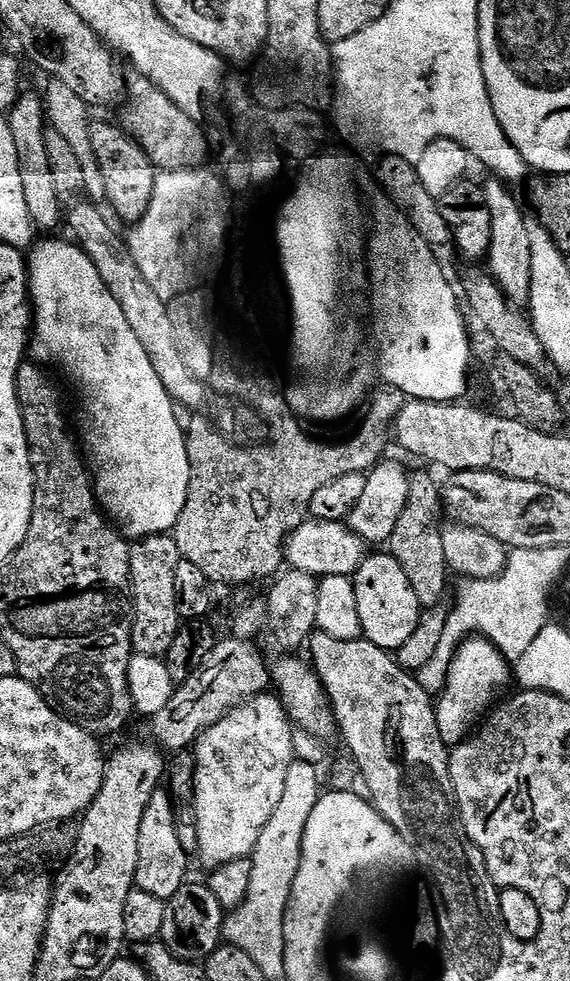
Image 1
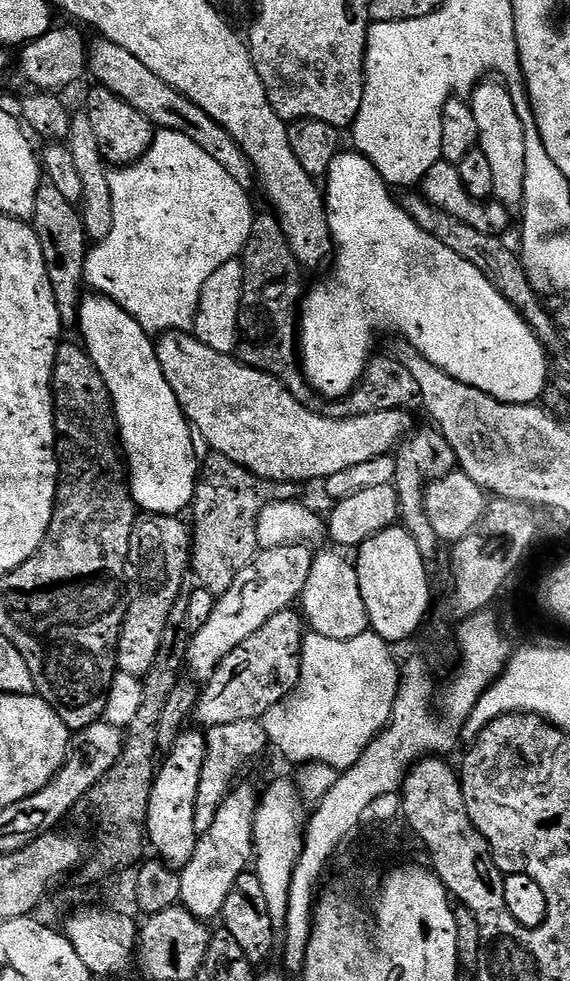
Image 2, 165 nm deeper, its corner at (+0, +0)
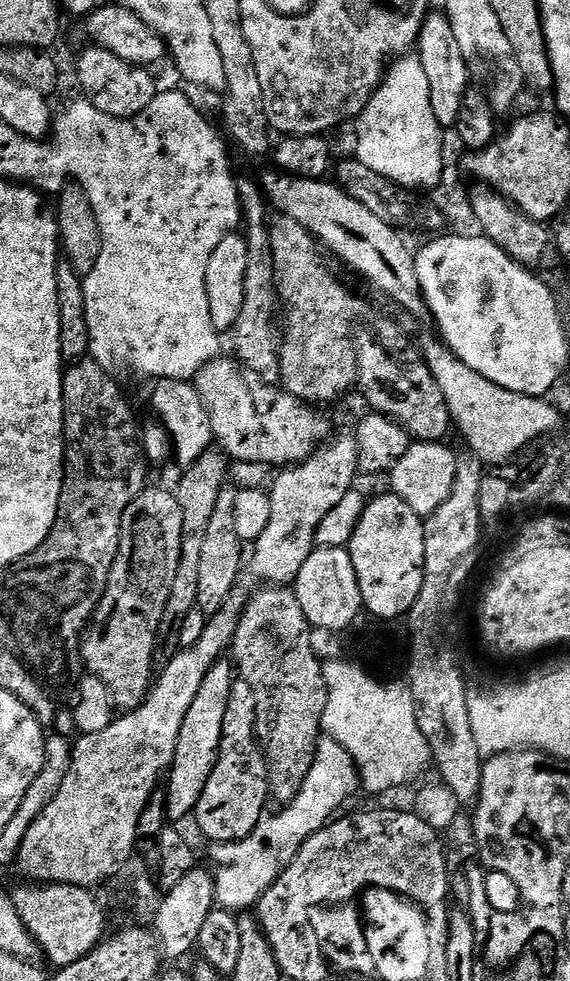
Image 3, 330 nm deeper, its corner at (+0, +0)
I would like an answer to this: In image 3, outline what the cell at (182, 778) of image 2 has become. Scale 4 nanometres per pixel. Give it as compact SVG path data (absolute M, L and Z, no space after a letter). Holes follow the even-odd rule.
M221 658L208 671L202 690L198 690L194 703L182 722L182 734L178 736L178 750L174 754L172 767L166 773L166 791L168 794L168 818L172 822L184 820L195 813L206 782L218 762L220 743L222 742L223 722L226 719L227 703L230 702L234 664L231 659Z

